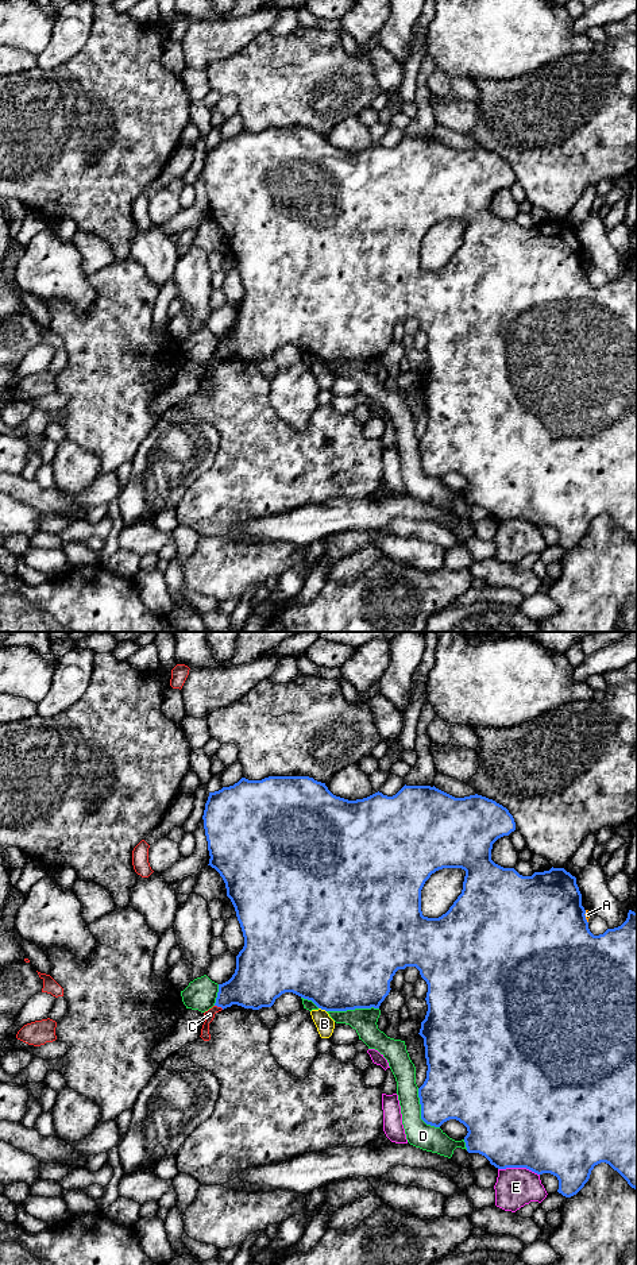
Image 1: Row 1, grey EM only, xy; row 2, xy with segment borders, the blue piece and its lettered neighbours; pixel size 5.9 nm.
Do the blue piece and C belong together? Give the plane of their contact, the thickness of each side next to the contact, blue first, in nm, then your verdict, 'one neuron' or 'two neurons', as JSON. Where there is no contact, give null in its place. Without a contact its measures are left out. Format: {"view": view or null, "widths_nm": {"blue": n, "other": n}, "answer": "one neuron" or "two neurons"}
{"view": "xy", "widths_nm": {"blue": 280, "other": 60}, "answer": "two neurons"}

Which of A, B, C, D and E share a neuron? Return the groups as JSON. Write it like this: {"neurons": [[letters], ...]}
{"neurons": [["A"], ["B"], ["C"], ["D"], ["E"]]}

